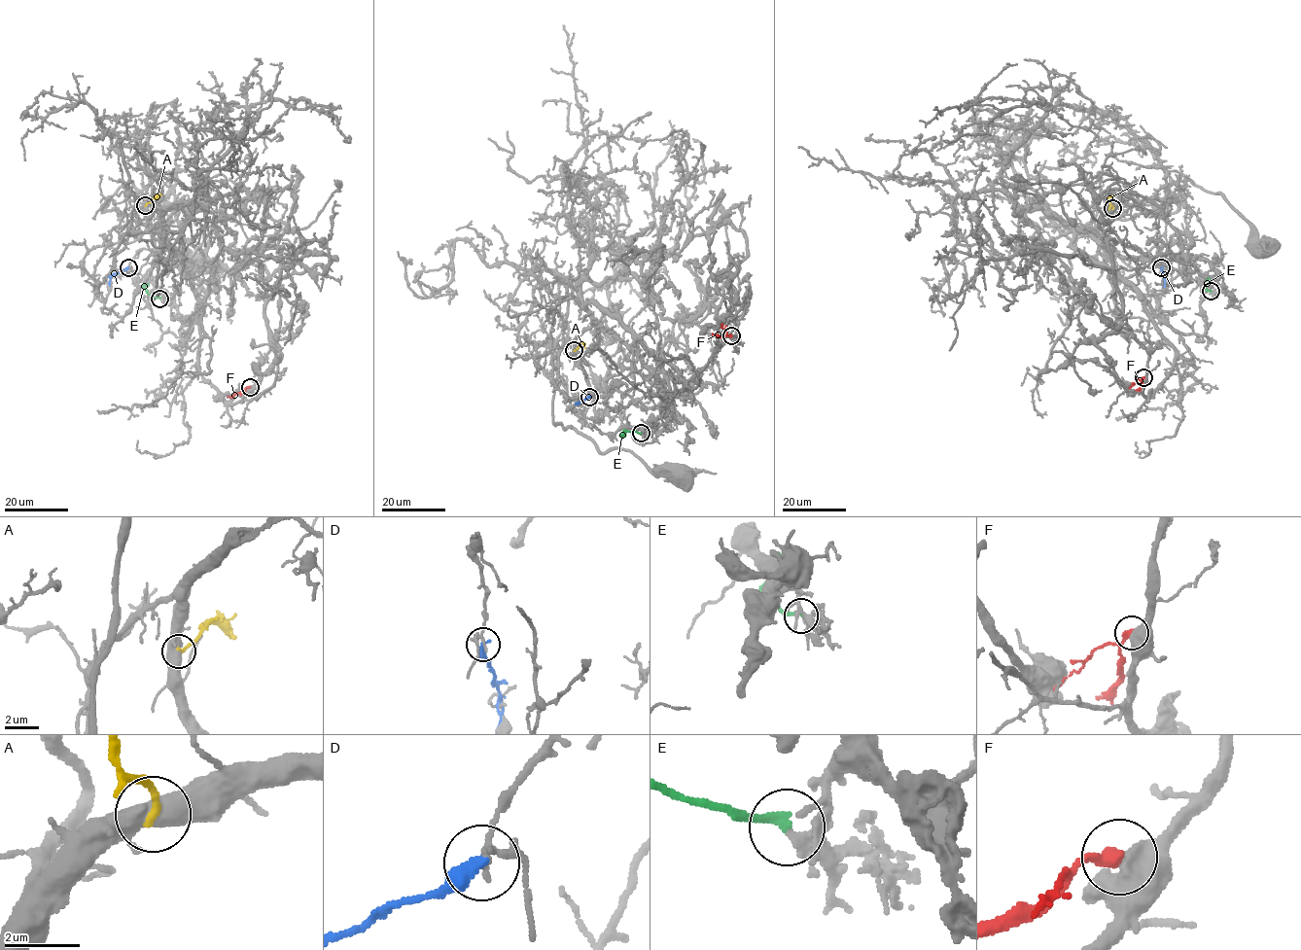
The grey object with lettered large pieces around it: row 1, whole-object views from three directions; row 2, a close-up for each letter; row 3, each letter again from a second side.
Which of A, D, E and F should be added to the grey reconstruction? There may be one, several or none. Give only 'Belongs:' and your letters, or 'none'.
Belongs: none

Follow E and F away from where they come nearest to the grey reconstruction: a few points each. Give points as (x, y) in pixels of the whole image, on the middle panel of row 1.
E: (640, 433), (626, 431), (621, 435), (624, 435)
F: (731, 335), (719, 337), (712, 334)

